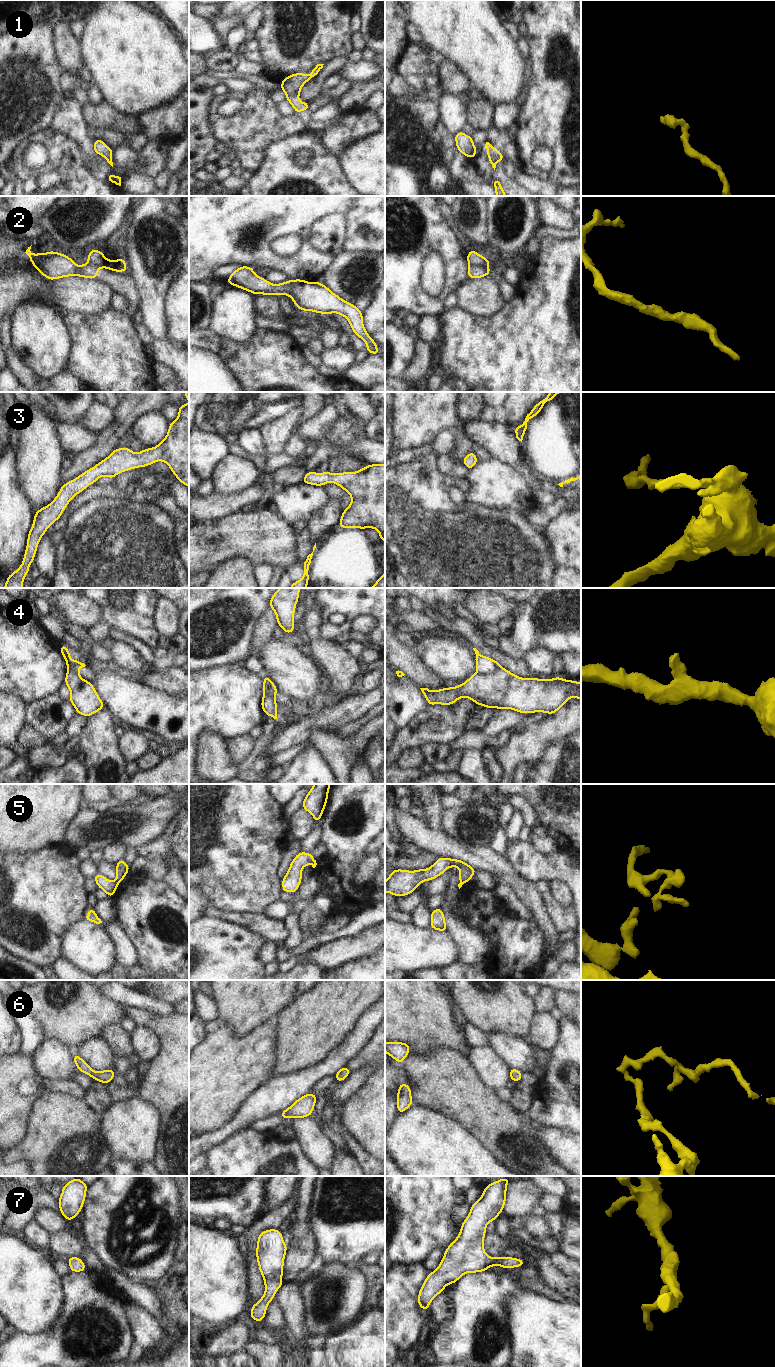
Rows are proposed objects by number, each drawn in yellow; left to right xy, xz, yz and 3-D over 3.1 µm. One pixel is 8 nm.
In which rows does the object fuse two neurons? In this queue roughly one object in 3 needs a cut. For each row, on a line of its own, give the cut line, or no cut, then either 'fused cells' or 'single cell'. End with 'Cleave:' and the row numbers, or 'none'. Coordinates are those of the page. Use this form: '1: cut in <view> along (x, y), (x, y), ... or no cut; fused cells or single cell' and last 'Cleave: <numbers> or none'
1: no cut; single cell
2: cut in yz along (469, 264), (488, 267); fused cells
3: no cut; single cell
4: cut in yz along (499, 665), (491, 674), (476, 674); fused cells
5: cut in xy along (116, 880), (119, 882); fused cells
6: no cut; single cell
7: no cut; single cell
Cleave: 2, 4, 5

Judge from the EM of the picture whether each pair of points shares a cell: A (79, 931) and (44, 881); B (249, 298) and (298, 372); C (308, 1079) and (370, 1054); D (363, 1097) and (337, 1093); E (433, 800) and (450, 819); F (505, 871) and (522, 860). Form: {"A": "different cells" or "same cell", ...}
{"A": "different cells", "B": "different cells", "C": "different cells", "D": "different cells", "E": "different cells", "F": "different cells"}

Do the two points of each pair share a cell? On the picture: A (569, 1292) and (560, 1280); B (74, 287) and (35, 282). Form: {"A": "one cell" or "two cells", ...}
{"A": "one cell", "B": "one cell"}

